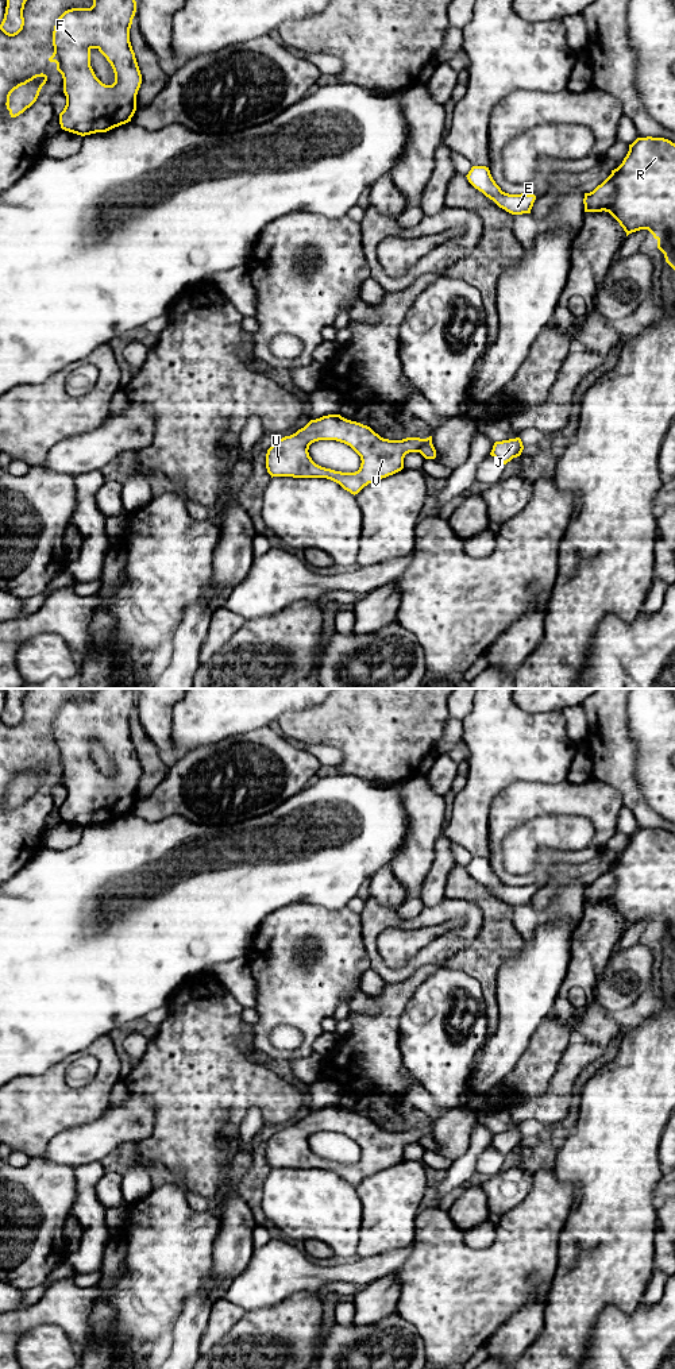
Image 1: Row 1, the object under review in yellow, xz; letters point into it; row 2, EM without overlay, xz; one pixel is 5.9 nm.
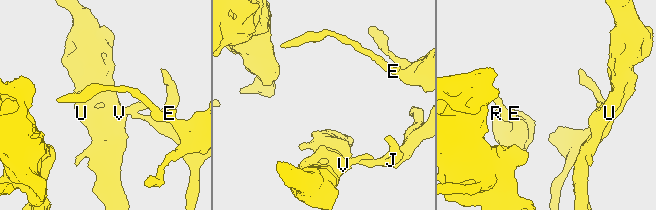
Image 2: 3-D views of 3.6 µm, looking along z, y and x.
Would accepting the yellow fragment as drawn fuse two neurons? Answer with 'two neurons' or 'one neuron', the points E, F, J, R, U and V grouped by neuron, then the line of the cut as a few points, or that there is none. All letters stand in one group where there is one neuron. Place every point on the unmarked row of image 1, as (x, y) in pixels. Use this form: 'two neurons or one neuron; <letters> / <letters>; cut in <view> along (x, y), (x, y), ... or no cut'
two neurons; E J R / F U V; cut in xz along (431, 1132), (425, 1132), (419, 1142)

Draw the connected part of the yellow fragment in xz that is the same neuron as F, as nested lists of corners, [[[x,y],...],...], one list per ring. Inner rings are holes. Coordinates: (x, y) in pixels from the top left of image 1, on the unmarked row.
[[[92,689],[90,699],[72,699],[57,712],[53,722],[54,744],[49,749],[57,755],[63,770],[66,797],[59,805],[61,820],[81,828],[107,824],[131,813],[136,802],[136,786],[142,766],[130,733],[130,720],[136,703],[134,689]],[[97,740],[115,764],[112,776],[103,775],[90,757],[90,741]]]

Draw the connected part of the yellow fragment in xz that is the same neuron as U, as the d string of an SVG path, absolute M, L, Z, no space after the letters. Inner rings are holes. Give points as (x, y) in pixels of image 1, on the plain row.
M328 1106L310 1111L296 1125L277 1131L267 1141L266 1160L271 1169L327 1169L355 1187L369 1175L401 1162L405 1146L420 1144L424 1133L432 1133L432 1127L389 1131L367 1117L340 1106ZM319 1131L336 1131L350 1137L360 1148L359 1161L342 1164L316 1156L308 1141Z

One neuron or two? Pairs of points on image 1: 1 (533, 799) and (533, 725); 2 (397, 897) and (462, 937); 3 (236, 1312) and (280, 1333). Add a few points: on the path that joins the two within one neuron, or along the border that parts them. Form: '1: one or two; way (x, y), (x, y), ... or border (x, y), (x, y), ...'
1: two; border (566, 782), (513, 782), (502, 790)
2: two; border (370, 897), (394, 909)
3: two; border (246, 1312), (222, 1337)

